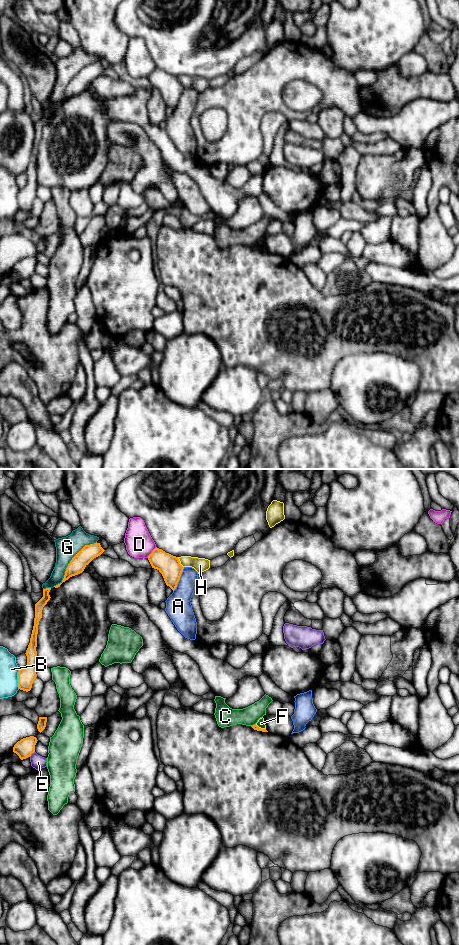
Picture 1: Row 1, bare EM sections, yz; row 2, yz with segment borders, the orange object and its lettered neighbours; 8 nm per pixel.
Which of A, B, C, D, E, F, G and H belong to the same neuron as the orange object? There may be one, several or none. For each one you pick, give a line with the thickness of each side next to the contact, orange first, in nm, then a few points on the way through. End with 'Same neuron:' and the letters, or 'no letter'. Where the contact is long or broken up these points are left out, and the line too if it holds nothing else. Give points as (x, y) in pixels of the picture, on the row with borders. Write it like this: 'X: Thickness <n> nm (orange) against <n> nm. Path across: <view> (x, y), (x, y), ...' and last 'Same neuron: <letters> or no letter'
Same neuron: no letter

